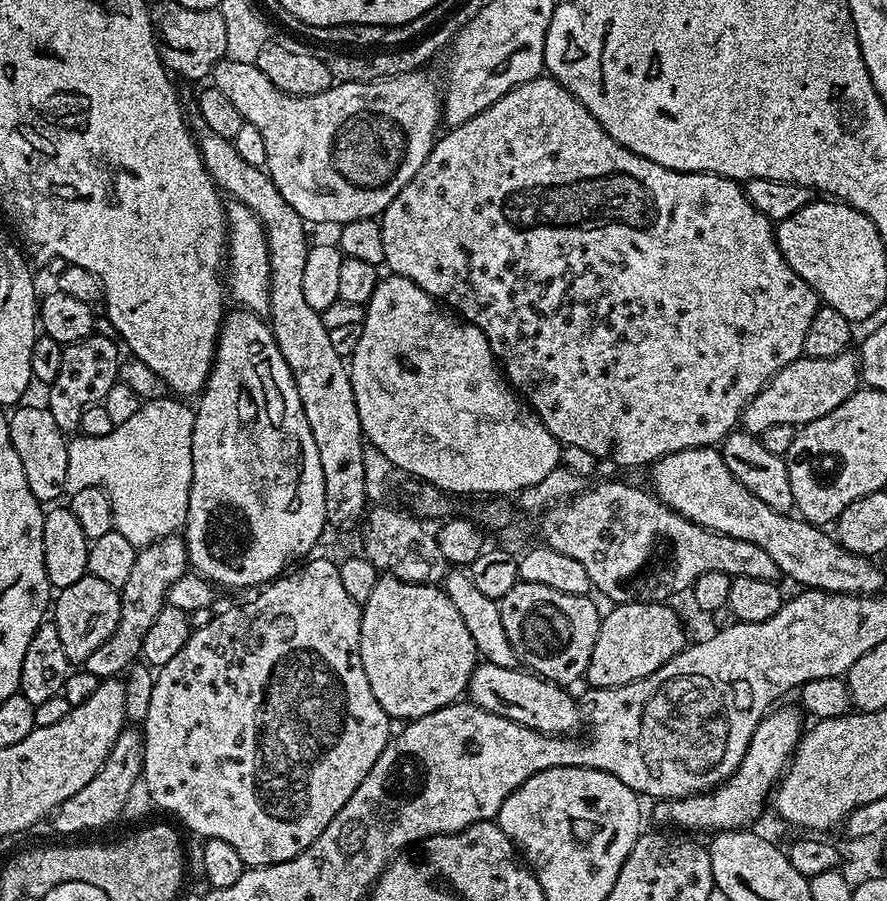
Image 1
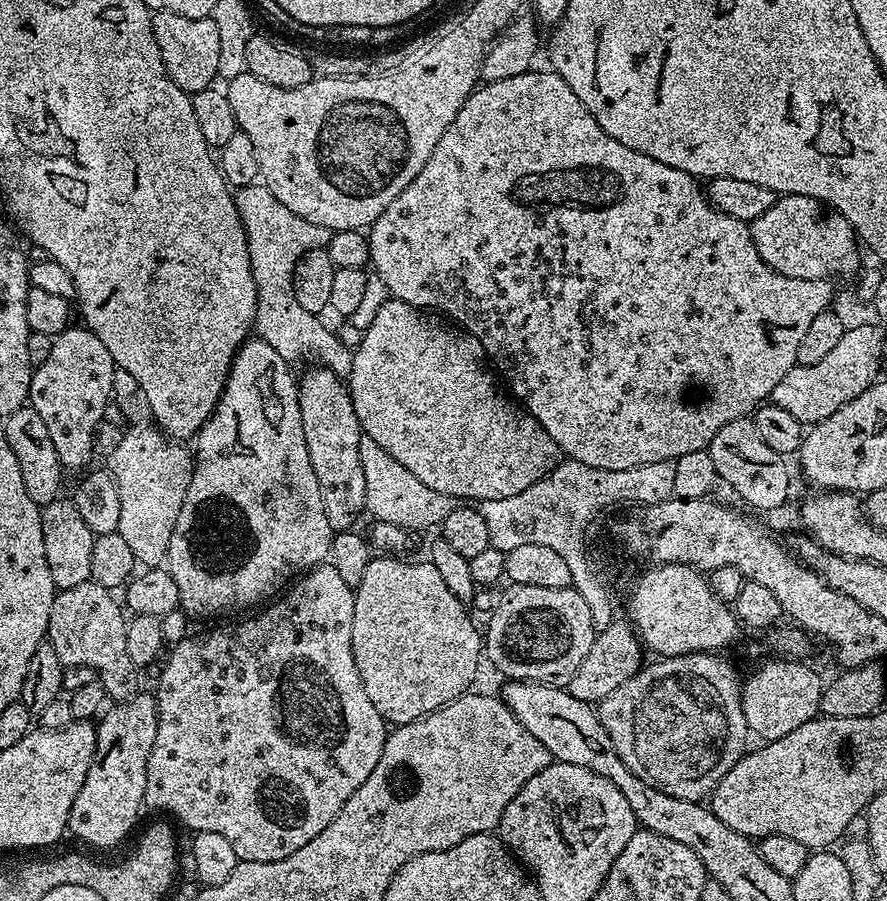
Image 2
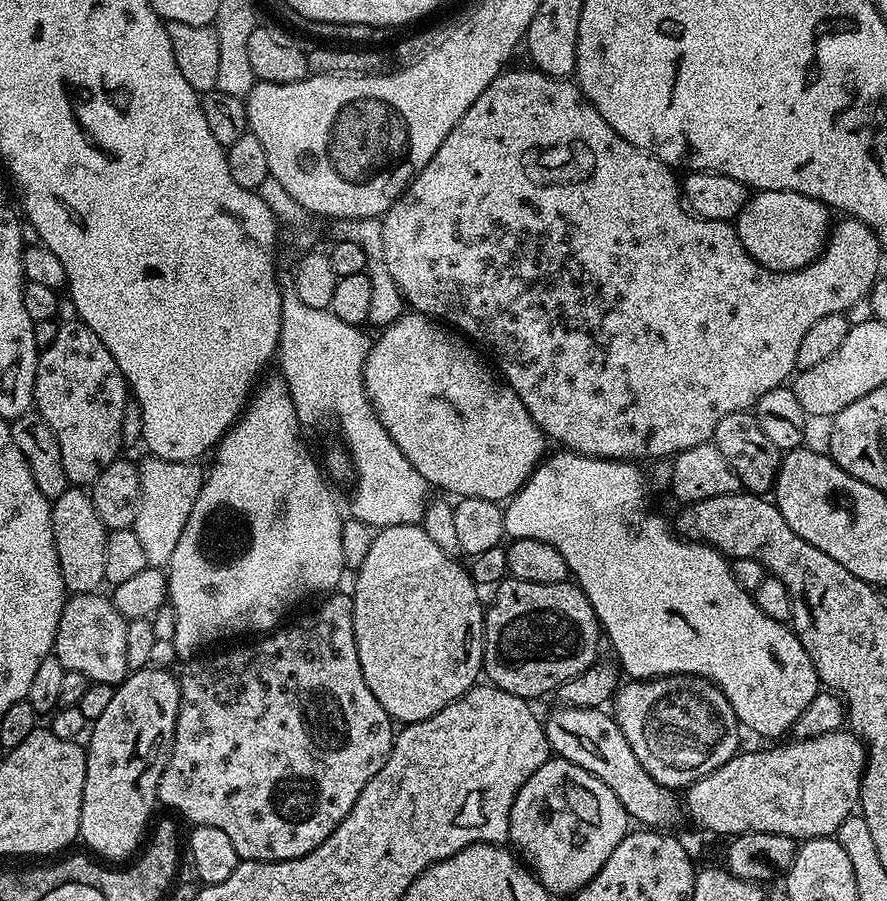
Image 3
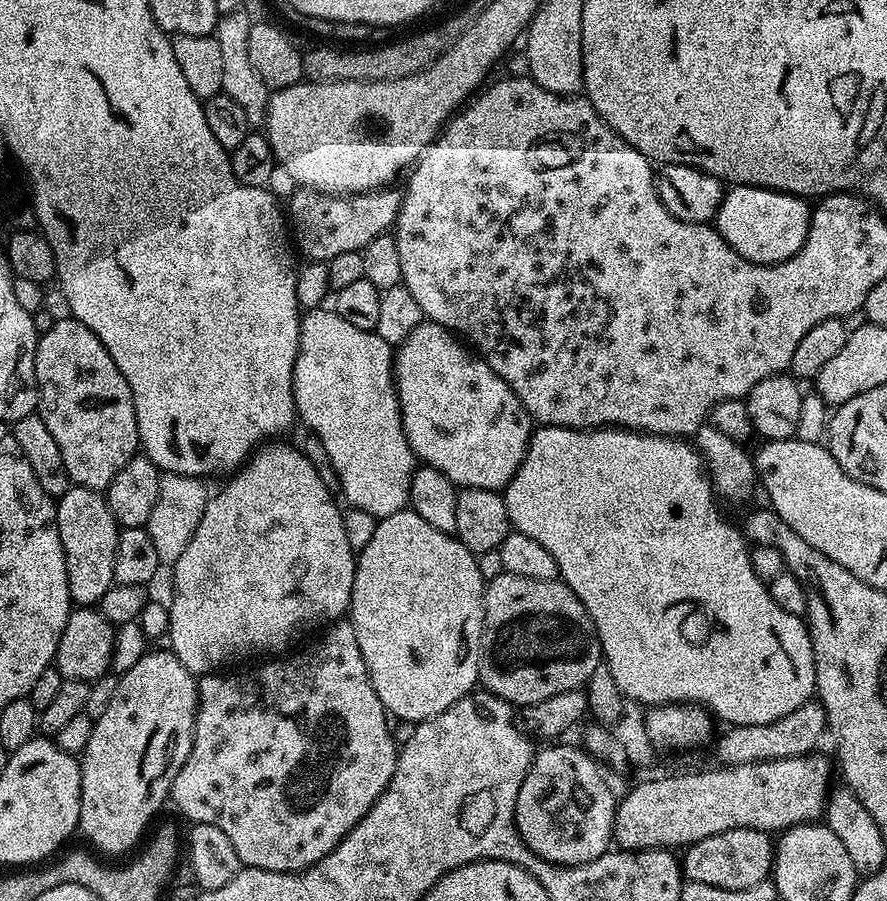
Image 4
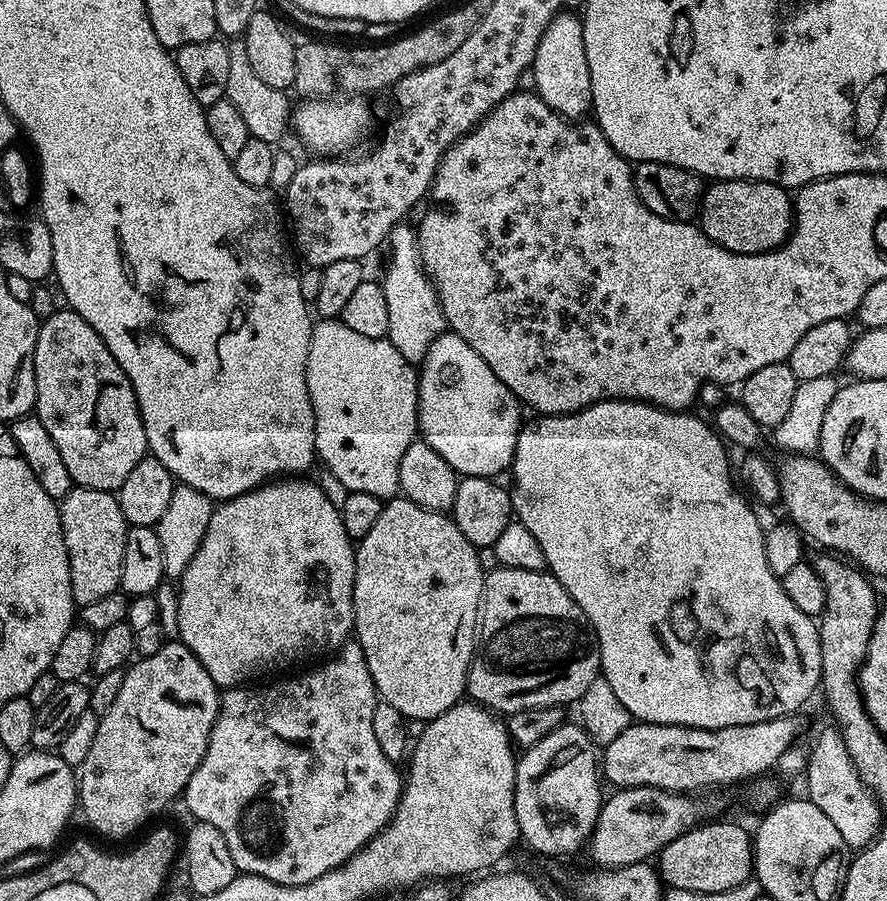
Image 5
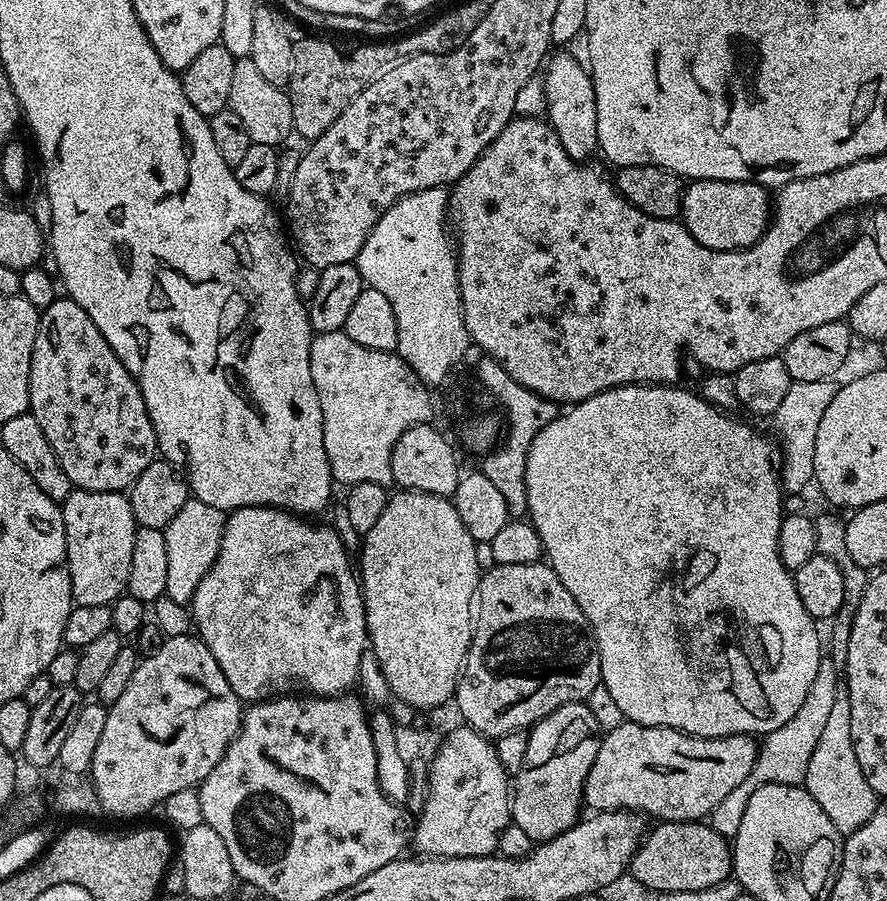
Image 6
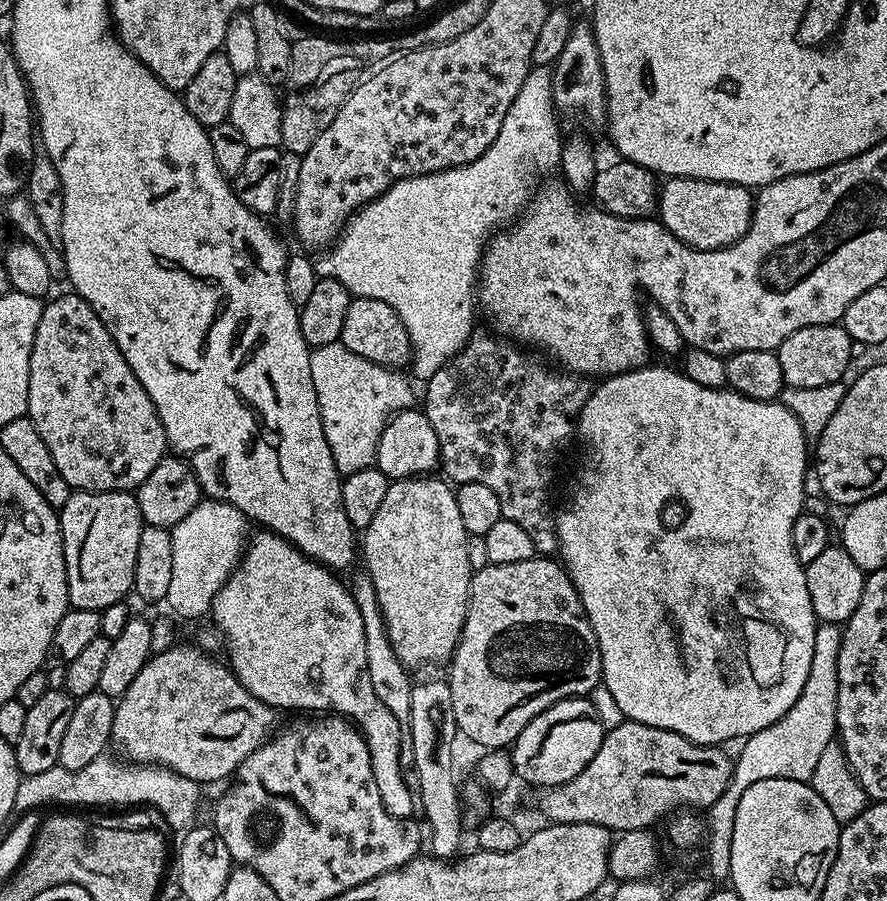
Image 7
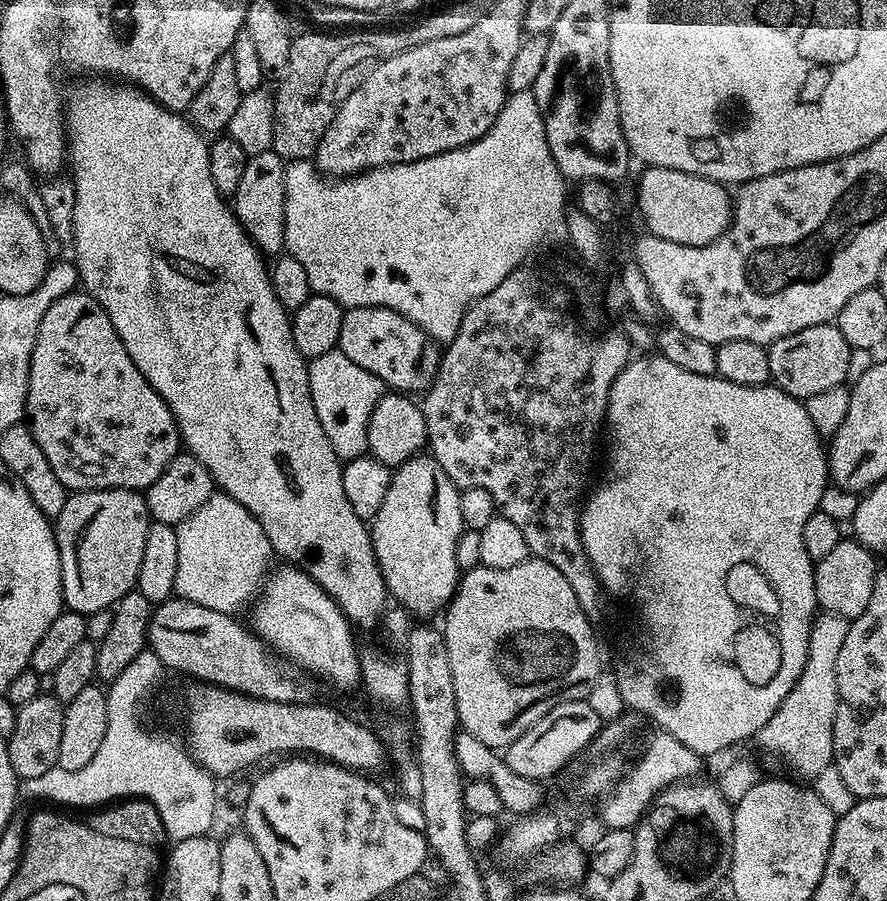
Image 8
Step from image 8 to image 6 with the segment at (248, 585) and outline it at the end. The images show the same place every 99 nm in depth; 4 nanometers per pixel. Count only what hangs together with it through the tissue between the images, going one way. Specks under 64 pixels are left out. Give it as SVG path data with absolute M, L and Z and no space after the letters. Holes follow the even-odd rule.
M190 498L170 518L170 522L162 530L166 538L166 590L164 595L176 603L187 605L192 599L194 590L198 590L198 582L202 582L204 575L214 566L218 558L218 550L224 533L226 513L218 510L218 506L209 506L207 502Z

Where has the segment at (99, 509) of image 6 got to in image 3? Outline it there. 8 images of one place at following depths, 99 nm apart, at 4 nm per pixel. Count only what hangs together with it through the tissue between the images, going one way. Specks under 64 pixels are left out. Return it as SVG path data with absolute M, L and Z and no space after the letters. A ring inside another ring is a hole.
M70 486L59 496L51 501L52 525L54 526L54 546L58 550L58 566L62 570L62 582L69 593L95 592L105 583L106 574L106 542L109 529L104 527L102 518L98 518L98 510L94 510L91 495L83 487Z

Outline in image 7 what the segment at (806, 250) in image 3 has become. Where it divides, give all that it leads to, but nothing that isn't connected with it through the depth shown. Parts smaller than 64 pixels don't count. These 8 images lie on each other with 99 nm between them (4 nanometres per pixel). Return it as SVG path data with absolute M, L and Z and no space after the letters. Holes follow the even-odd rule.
M673 176L659 185L658 219L674 238L700 252L729 248L746 234L752 221L754 196L740 184Z

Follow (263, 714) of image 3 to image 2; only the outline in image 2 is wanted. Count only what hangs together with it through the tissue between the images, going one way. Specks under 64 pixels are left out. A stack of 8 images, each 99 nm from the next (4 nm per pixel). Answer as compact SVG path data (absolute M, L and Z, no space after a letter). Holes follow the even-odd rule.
M325 562L303 573L283 595L264 606L269 608L261 607L257 616L240 620L237 624L212 628L201 636L189 634L184 640L174 644L171 649L173 652L167 653L168 661L165 662L164 669L160 672L160 681L154 689L159 716L158 734L154 738L154 750L150 750L146 772L144 803L149 809L165 808L166 811L173 812L185 824L184 828L193 833L222 834L222 838L227 838L230 846L234 846L237 861L246 862L278 862L282 858L290 858L294 850L302 850L306 842L314 842L314 838L318 838L318 834L322 834L322 830L326 830L326 826L334 822L342 806L346 806L350 794L354 794L354 790L358 790L358 786L362 786L362 782L370 778L370 770L378 766L378 758L382 758L384 742L389 733L386 721L380 717L378 710L374 710L374 702L370 702L362 686L362 678L354 662L352 639L355 597L354 589L339 576L338 570L334 570L332 563Z

